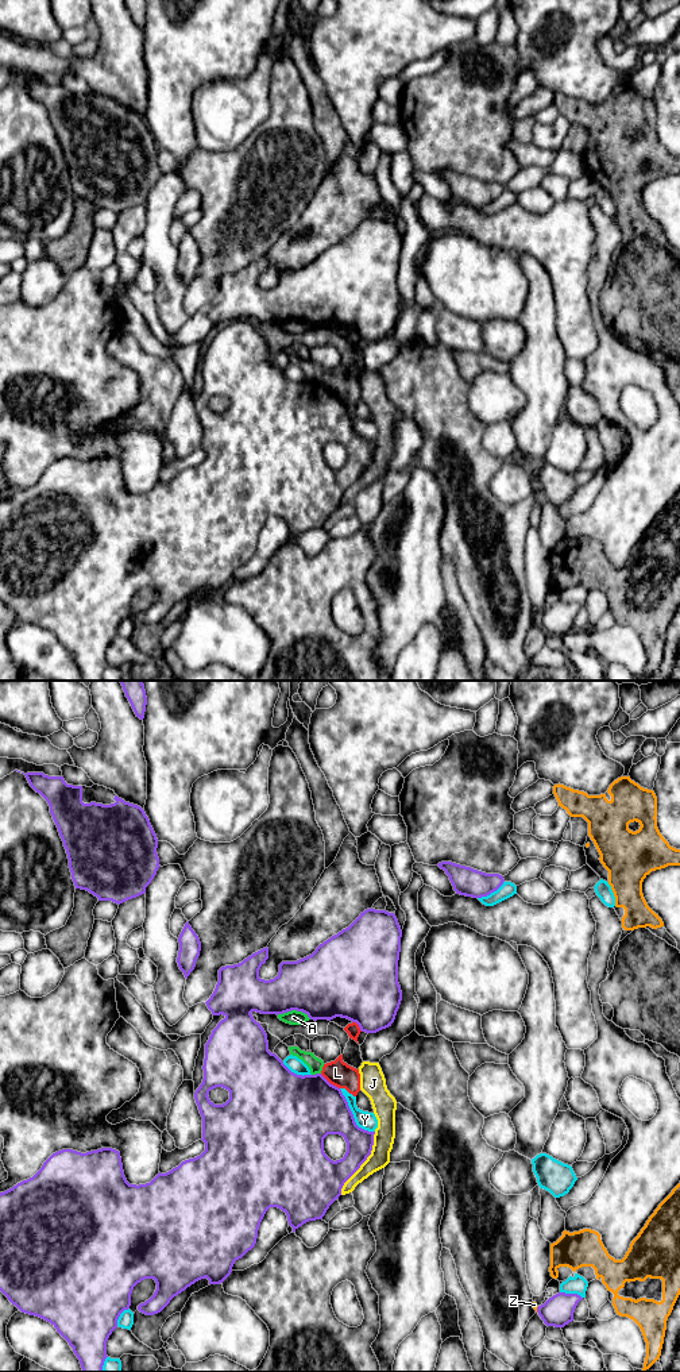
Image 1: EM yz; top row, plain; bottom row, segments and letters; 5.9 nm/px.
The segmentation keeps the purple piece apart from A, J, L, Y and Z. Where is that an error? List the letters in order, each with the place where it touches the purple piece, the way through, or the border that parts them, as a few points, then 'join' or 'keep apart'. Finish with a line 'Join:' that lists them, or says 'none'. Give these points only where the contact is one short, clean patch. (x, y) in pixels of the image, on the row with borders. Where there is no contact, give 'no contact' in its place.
A: meets purple in yz at (294, 1009); keep apart
J: meets purple in yz at (363, 1162); keep apart
L: meets purple in yz at (328, 1082); keep apart
Y: meets purple in yz at (352, 1116); keep apart
Z: meets purple in yz at (537, 1309); keep apart
Join: none

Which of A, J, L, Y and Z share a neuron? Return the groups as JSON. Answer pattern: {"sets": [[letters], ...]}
{"sets": [["A"], ["J"], ["L", "Z"], ["Y"]]}

